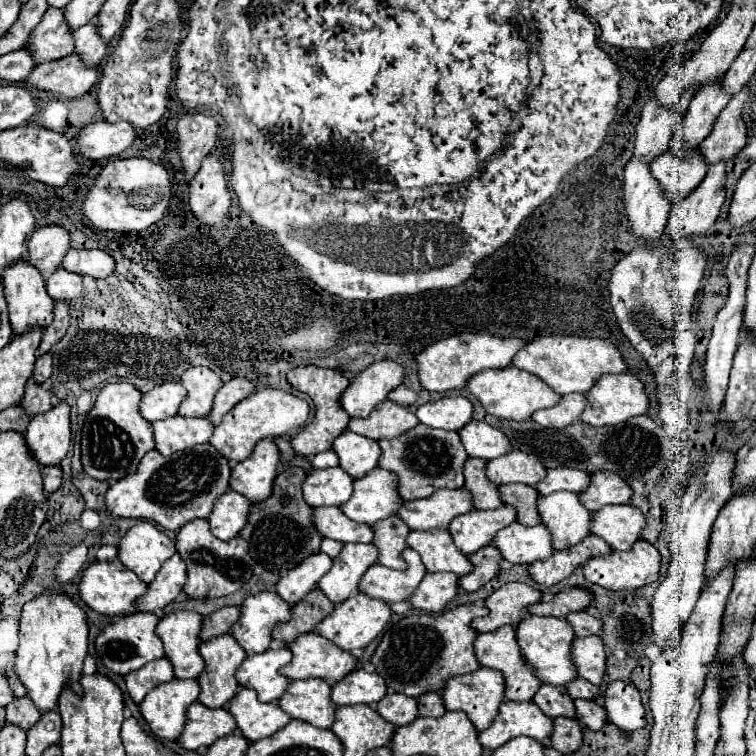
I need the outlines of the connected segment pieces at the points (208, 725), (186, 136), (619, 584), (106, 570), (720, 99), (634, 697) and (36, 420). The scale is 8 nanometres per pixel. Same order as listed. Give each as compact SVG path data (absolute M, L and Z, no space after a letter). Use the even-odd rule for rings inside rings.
M196 701L188 707L188 721L184 725L184 733L180 733L176 743L188 751L196 751L234 731L236 721L226 709L208 709Z
M182 115L176 125L176 137L178 137L178 155L184 167L184 179L192 181L196 171L200 169L202 159L210 153L210 149L216 143L216 129L218 121L214 121L210 115Z
M638 539L630 551L610 551L606 557L594 557L588 559L582 567L584 577L610 591L626 591L626 589L638 589L648 583L654 583L658 579L660 571L660 553L656 551L654 545L650 545L644 539Z
M94 561L82 571L82 579L78 583L80 599L94 611L102 615L116 615L116 613L132 613L136 599L146 593L146 583L140 581L130 569L126 569L120 561Z
M720 81L716 85L706 85L696 93L692 99L688 113L680 121L682 129L676 129L672 139L670 139L670 149L672 151L688 151L688 149L698 149L704 137L712 131L712 125L716 123L716 117L728 105L730 97L728 93L720 87Z
M612 681L604 691L604 709L608 719L624 731L636 731L646 725L640 693L630 683Z
M62 401L48 413L32 417L24 441L40 467L60 465L70 447L70 407Z

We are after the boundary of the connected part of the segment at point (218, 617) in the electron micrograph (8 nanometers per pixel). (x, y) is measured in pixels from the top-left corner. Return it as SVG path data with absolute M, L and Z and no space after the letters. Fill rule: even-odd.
M222 607L202 619L202 629L200 629L200 639L208 641L212 637L224 635L230 631L230 627L236 623L236 617L240 617L238 607Z

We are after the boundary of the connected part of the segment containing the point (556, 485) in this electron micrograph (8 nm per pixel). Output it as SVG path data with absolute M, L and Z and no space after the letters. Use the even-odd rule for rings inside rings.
M546 469L546 477L536 483L540 495L550 495L554 491L574 491L580 493L588 487L588 473L578 469Z

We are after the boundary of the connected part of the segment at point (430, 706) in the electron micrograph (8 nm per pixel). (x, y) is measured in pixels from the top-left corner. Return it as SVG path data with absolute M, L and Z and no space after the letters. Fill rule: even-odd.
M424 693L416 701L418 701L418 715L420 717L440 717L446 711L442 697L438 693Z

